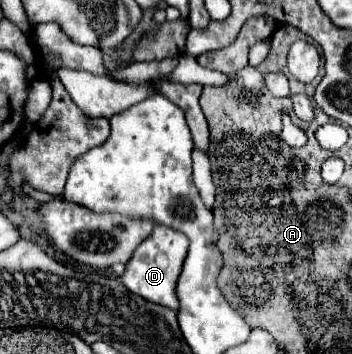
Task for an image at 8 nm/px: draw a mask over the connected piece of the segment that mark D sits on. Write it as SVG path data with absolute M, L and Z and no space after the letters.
M153 225L153 231L147 239L143 239L143 243L135 249L135 255L131 257L131 261L125 267L125 273L121 275L121 283L135 295L169 307L169 309L177 309L179 303L175 299L175 281L181 273L181 265L183 259L187 255L187 237L181 231L175 231L171 227L165 225Z

